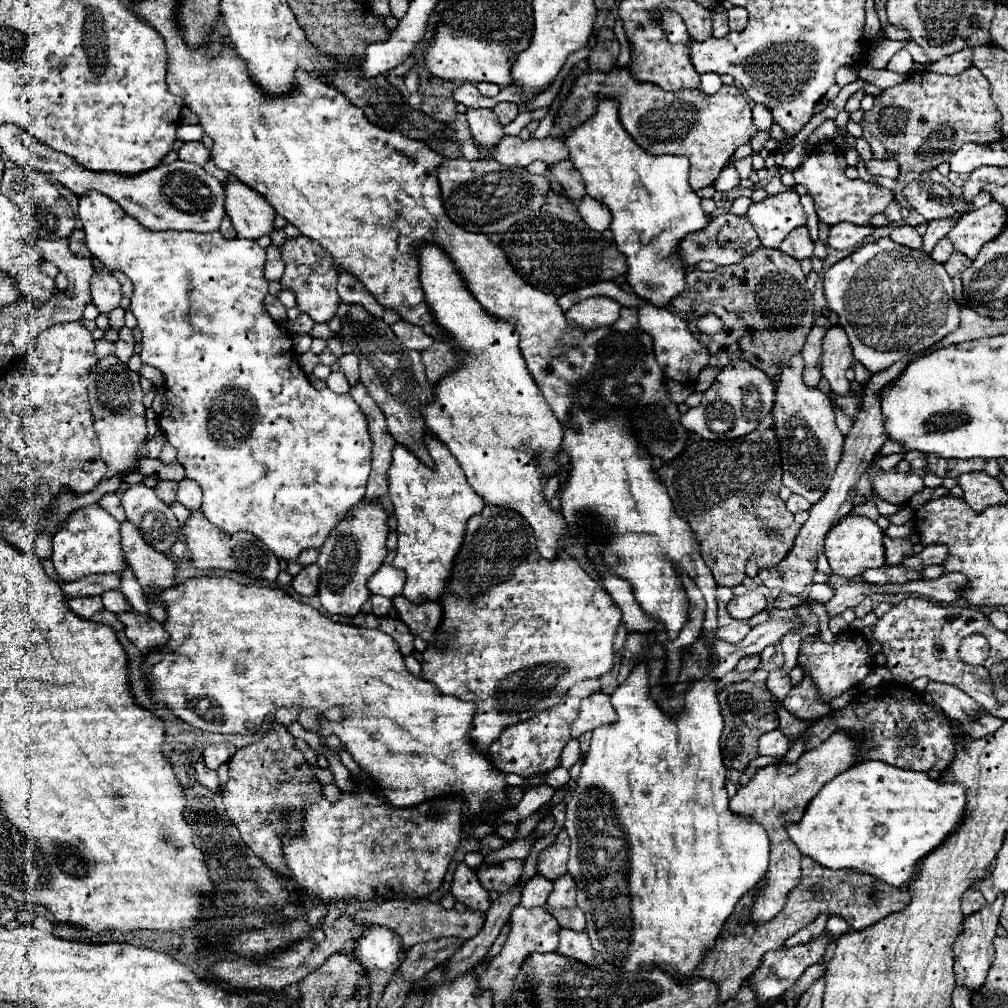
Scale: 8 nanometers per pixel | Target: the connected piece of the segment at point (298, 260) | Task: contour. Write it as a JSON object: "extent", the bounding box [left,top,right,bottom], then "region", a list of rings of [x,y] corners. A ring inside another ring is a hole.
{"extent":[281,236,339,322],"region":[[[305,236],[287,238],[281,246],[281,256],[285,262],[285,272],[281,276],[281,286],[295,294],[297,308],[305,314],[309,314],[315,322],[327,322],[335,316],[339,306],[337,296],[337,276],[339,272],[333,268],[333,262],[329,264],[331,256],[321,248],[319,244],[313,244],[313,240],[305,240]]]}

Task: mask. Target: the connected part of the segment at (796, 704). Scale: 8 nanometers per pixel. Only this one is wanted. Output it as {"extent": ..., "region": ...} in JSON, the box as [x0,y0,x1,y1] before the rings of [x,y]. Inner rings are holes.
{"extent":[783,678,831,722],"region":[[[803,678],[801,684],[797,684],[787,698],[783,700],[783,706],[801,722],[817,722],[819,718],[827,716],[831,712],[829,704],[817,700],[817,690],[815,684],[809,678]]]}

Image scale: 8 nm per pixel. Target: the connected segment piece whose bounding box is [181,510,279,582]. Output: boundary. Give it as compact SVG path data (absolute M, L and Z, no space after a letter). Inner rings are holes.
M201 510L189 514L185 526L181 528L181 536L187 548L191 550L191 560L197 568L207 568L207 570L221 568L221 570L239 572L239 574L247 574L269 582L273 582L279 574L277 556L273 556L273 552L269 552L269 548L265 548L261 540L257 540L253 534L247 534L247 532L237 532L233 536L227 532L221 532L215 524L209 524L209 520L205 520Z

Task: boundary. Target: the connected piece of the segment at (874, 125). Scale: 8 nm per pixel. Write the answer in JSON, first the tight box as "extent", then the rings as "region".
{"extent":[861,68,1001,170],"region":[[[967,68],[967,72],[961,72],[957,76],[943,76],[933,72],[911,72],[905,82],[883,90],[875,98],[875,106],[865,112],[861,126],[863,126],[863,138],[871,144],[873,156],[877,160],[893,158],[901,164],[901,170],[931,170],[937,168],[939,162],[933,162],[933,158],[939,158],[939,154],[955,152],[965,142],[977,142],[977,144],[989,144],[1001,140],[1001,130],[995,126],[999,122],[999,112],[989,96],[989,82],[987,78],[975,68]]]}

